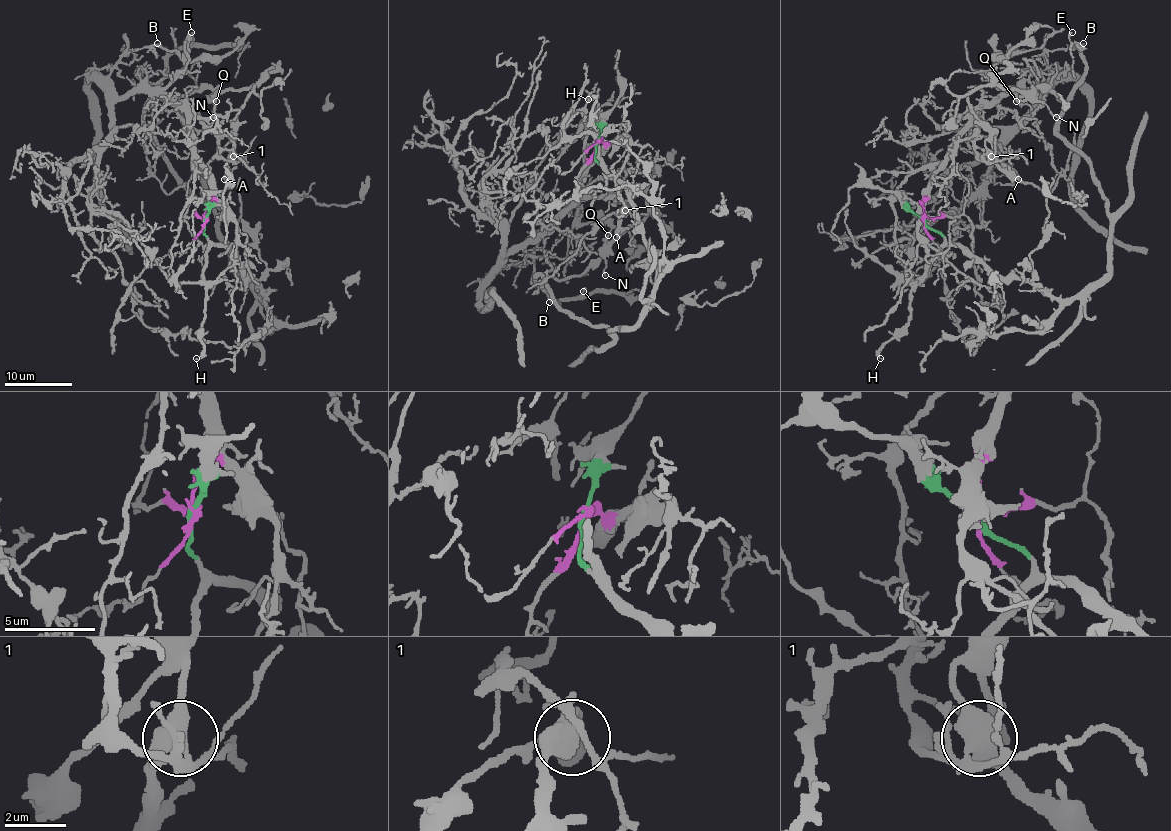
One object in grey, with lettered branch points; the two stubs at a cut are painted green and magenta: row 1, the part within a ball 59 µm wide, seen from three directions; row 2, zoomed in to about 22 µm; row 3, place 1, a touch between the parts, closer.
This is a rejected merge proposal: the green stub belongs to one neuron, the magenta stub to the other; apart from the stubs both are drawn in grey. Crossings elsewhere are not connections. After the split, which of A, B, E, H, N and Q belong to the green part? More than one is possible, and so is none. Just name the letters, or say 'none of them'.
A, B, E, H, N, Q

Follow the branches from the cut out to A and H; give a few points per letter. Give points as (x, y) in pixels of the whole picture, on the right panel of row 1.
A: (924, 220), (1083, 297), (1109, 200), (1056, 95), (980, 84), (1019, 179)
H: (924, 220), (944, 239), (944, 247), (912, 293), (910, 320), (881, 349), (879, 358)

